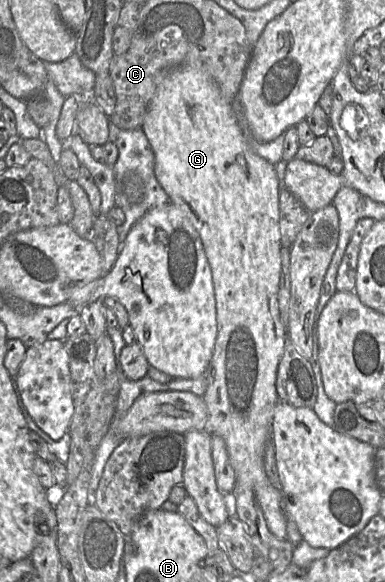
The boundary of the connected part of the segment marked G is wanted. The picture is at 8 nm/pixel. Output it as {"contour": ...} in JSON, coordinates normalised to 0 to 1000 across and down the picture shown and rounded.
{"contour":[[[452,119],[416,141],[387,175],[366,222],[400,263],[403,302],[439,345],[483,366],[514,399],[551,466],[564,581],[530,644],[540,658],[525,680],[540,708],[530,739],[582,756],[613,830],[639,830],[657,840],[696,909],[722,926],[743,926],[735,847],[701,830],[686,806],[688,765],[714,699],[727,689],[717,672],[722,627],[745,582],[722,521],[730,318],[714,284],[657,259],[616,211],[600,177],[579,167],[561,143],[517,120]]]}

